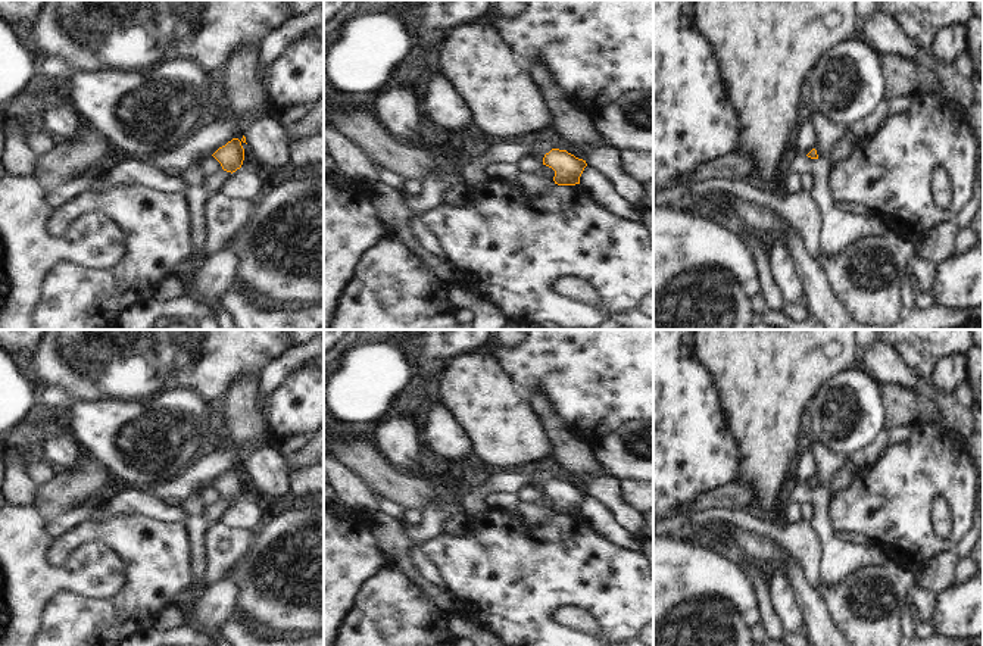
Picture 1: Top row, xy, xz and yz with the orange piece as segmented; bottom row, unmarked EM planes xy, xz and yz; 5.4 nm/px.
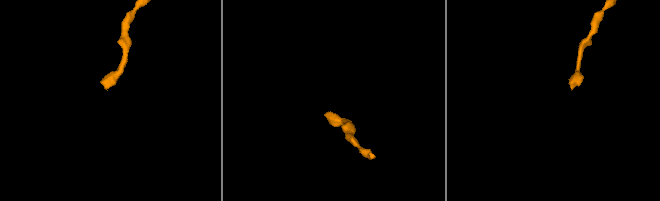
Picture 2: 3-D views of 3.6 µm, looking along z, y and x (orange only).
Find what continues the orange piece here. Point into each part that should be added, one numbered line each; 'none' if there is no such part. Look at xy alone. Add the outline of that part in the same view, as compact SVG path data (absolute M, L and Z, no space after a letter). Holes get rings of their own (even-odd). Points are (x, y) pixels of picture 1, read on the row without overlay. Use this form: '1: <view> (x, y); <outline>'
1: xy (211, 514); M224 499L218 500L216 503L212 503L212 505L206 505L205 509L203 509L203 519L207 522L207 524L215 524L219 521L219 517L222 515L222 512L225 509L228 509L231 505L231 502L227 502Z

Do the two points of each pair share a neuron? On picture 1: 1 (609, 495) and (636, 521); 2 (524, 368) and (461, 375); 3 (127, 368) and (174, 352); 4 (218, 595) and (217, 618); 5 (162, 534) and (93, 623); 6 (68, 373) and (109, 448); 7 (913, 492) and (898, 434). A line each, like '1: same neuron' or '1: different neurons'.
1: same neuron
2: different neurons
3: same neuron
4: same neuron
5: same neuron
6: different neurons
7: different neurons

